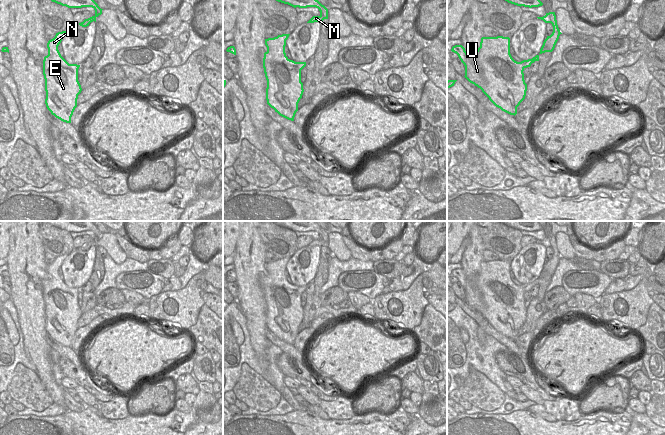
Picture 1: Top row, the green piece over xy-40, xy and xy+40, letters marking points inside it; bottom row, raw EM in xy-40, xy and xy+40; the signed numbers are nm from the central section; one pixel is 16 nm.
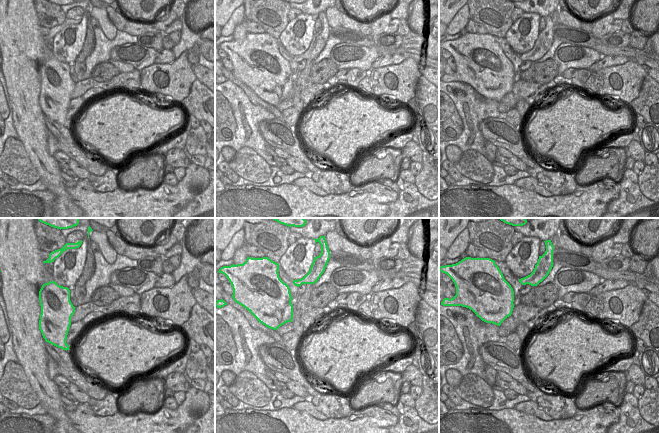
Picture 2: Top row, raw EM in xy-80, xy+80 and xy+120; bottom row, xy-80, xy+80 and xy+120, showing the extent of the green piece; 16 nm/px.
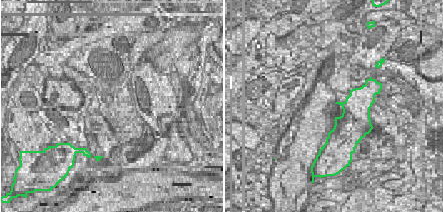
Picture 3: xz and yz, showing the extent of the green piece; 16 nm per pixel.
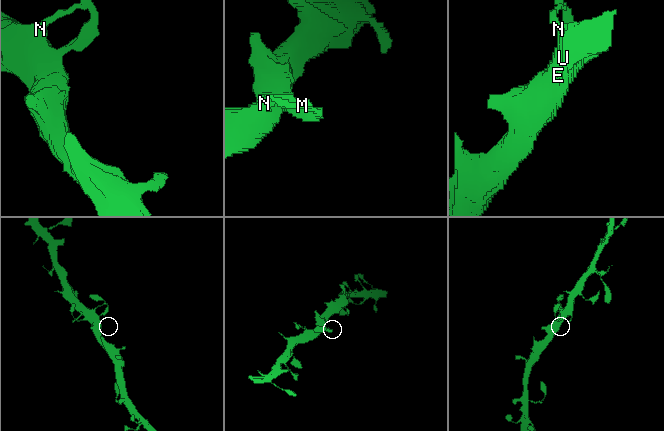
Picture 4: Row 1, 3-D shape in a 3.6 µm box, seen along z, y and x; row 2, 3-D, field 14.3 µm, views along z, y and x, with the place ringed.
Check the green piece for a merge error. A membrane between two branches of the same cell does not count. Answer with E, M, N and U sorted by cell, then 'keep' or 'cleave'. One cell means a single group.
E M N U | keep

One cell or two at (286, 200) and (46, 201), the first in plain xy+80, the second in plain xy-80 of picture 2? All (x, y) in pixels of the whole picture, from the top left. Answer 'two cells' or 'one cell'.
one cell

